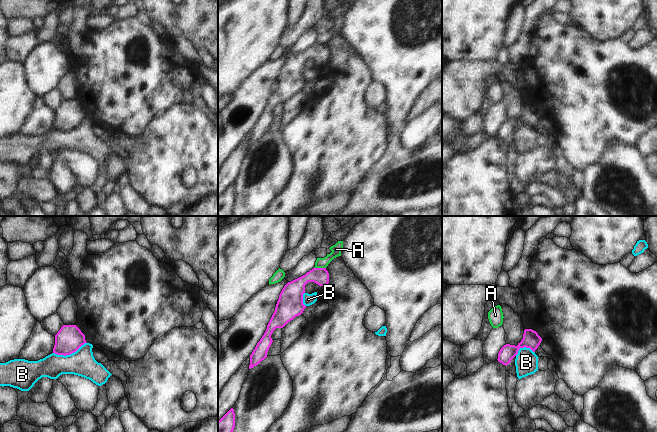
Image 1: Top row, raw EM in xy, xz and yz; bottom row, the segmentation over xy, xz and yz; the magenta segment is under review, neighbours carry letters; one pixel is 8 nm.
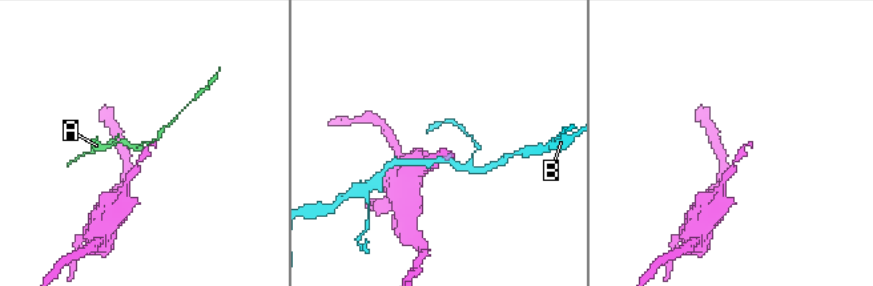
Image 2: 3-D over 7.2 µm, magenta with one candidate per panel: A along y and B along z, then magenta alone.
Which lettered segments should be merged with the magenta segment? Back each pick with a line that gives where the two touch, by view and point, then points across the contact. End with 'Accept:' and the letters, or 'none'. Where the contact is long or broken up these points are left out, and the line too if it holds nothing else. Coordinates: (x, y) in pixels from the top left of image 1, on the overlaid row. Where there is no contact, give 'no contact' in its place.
Accept: none

